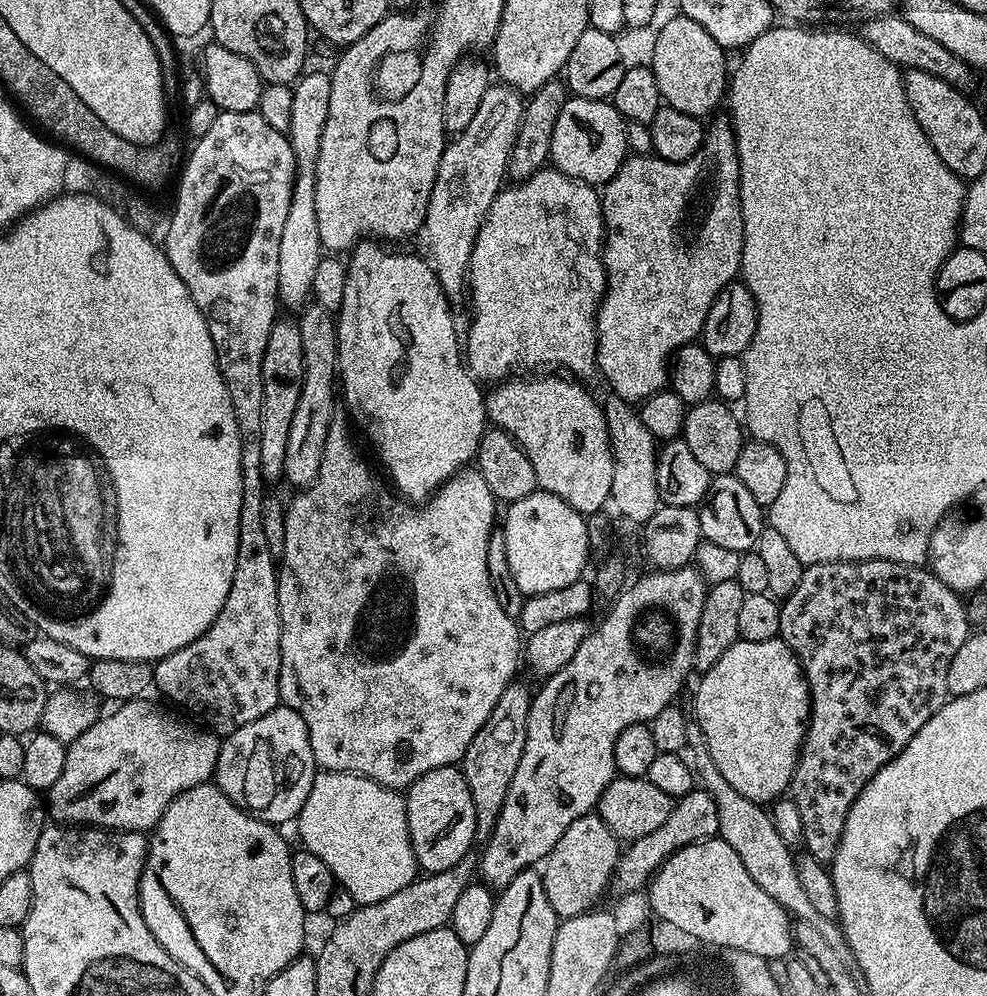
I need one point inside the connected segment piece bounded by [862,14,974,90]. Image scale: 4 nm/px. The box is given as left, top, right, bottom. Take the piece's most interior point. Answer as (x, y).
(893, 37)

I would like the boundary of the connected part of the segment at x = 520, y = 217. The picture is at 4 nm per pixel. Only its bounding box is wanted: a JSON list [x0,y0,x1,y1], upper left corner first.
[466,166,606,382]

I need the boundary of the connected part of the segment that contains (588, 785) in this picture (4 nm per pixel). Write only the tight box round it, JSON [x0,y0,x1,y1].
[478,566,709,890]

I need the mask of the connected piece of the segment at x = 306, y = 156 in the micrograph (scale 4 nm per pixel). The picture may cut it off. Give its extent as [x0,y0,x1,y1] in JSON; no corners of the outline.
[278,71,332,310]

